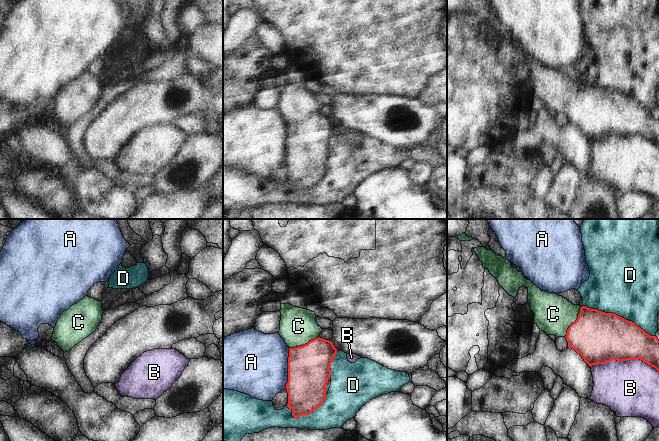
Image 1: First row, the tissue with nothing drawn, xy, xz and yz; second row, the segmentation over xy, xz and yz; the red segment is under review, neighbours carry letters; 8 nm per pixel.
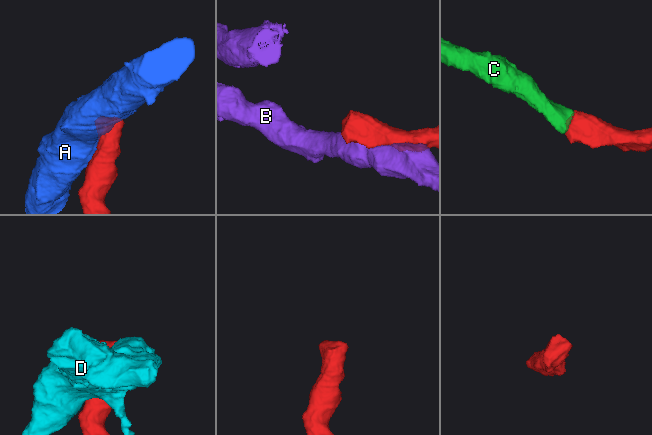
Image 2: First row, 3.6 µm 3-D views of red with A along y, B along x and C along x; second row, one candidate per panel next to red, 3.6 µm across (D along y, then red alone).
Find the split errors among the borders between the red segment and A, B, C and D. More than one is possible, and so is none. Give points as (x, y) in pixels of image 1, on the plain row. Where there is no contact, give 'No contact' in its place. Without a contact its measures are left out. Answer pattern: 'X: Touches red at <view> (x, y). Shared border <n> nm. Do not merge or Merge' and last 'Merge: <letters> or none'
A: Touches red at xz (288, 144). Shared border 320 nm. Do not merge
B: Touches red at yz (624, 136). Shared border 550 nm. Do not merge
C: Touches red at yz (574, 98). Shared border 280 nm. Merge
D: Touches red at yz (617, 91). Shared border 650 nm. Do not merge
Merge: C.

